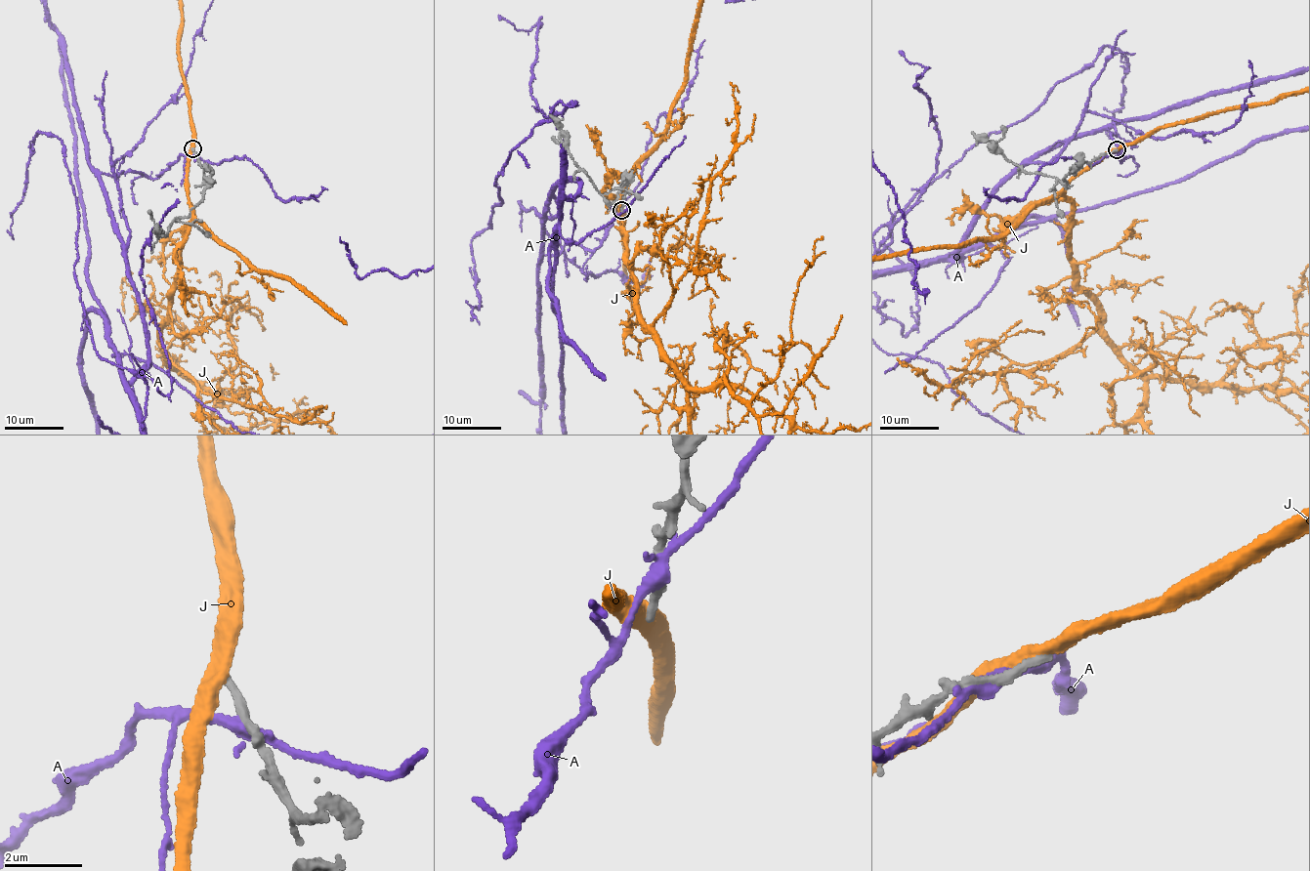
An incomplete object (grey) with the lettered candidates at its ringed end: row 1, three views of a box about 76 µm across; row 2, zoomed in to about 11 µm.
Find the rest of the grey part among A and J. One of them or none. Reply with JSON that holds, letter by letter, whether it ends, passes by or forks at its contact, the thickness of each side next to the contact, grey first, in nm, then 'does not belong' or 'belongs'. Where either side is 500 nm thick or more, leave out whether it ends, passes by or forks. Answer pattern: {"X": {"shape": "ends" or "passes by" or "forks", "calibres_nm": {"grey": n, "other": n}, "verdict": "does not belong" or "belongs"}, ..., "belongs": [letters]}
{"A": {"shape": "passes by", "calibres_nm": {"grey": 220, "other": 320}, "verdict": "does not belong"}, "J": {"shape": "passes by", "calibres_nm": {"grey": 220, "other": 440}, "verdict": "does not belong"}, "belongs": []}

